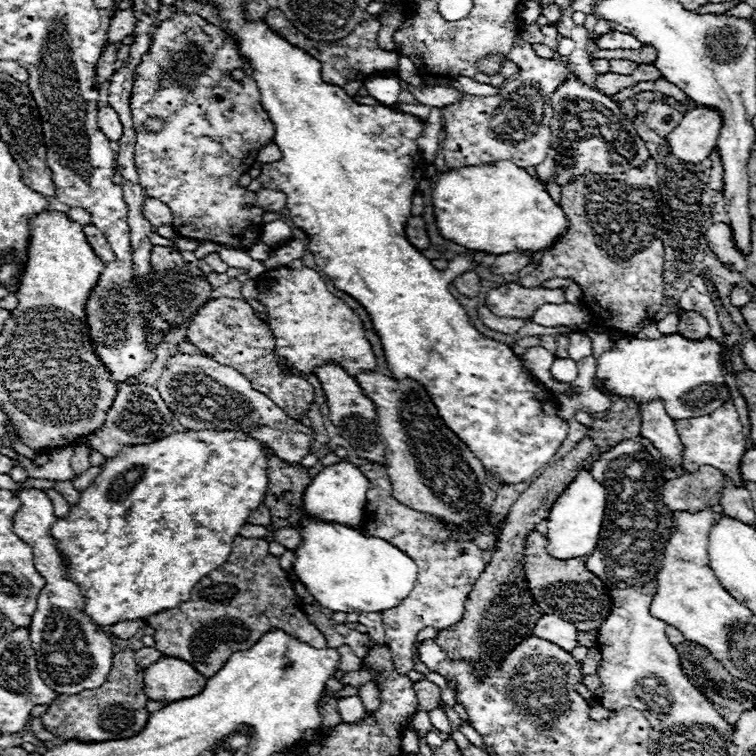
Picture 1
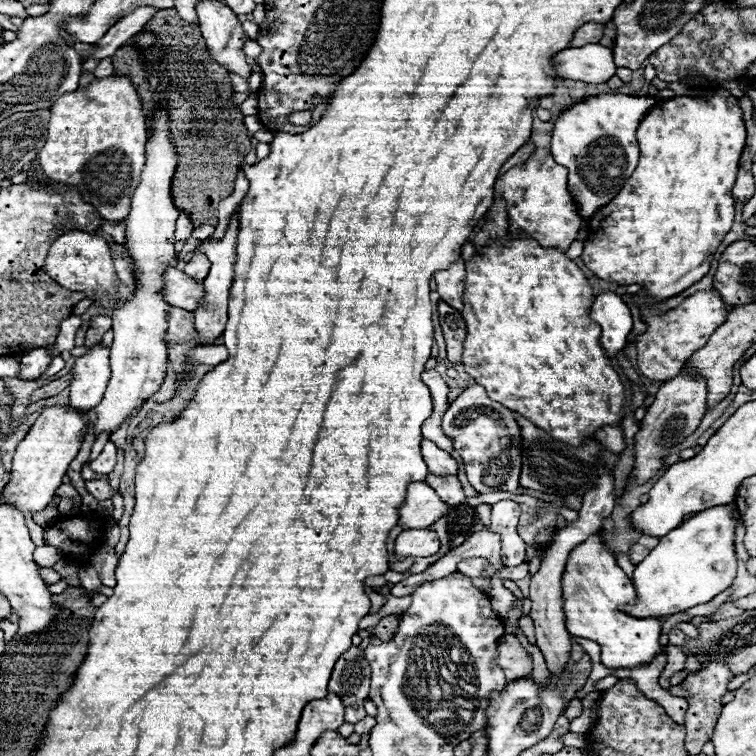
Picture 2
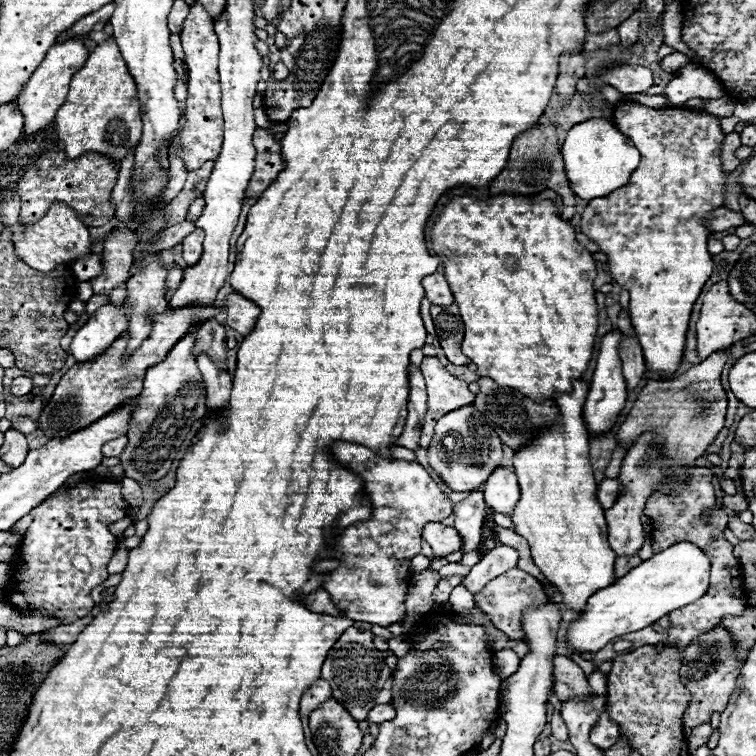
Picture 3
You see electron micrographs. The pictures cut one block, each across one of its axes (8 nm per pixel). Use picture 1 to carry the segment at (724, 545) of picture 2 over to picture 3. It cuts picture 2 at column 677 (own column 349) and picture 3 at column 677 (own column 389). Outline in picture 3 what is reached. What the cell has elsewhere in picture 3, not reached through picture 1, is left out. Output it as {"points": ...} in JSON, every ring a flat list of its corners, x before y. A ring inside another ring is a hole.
{"points":[[676,542,670,548,644,560,632,568,626,576,618,578,616,584,602,588,588,598,586,610,568,628,568,648,572,652,596,652,604,648,612,638,652,626,672,610,696,602,708,590,710,560,692,542]]}

